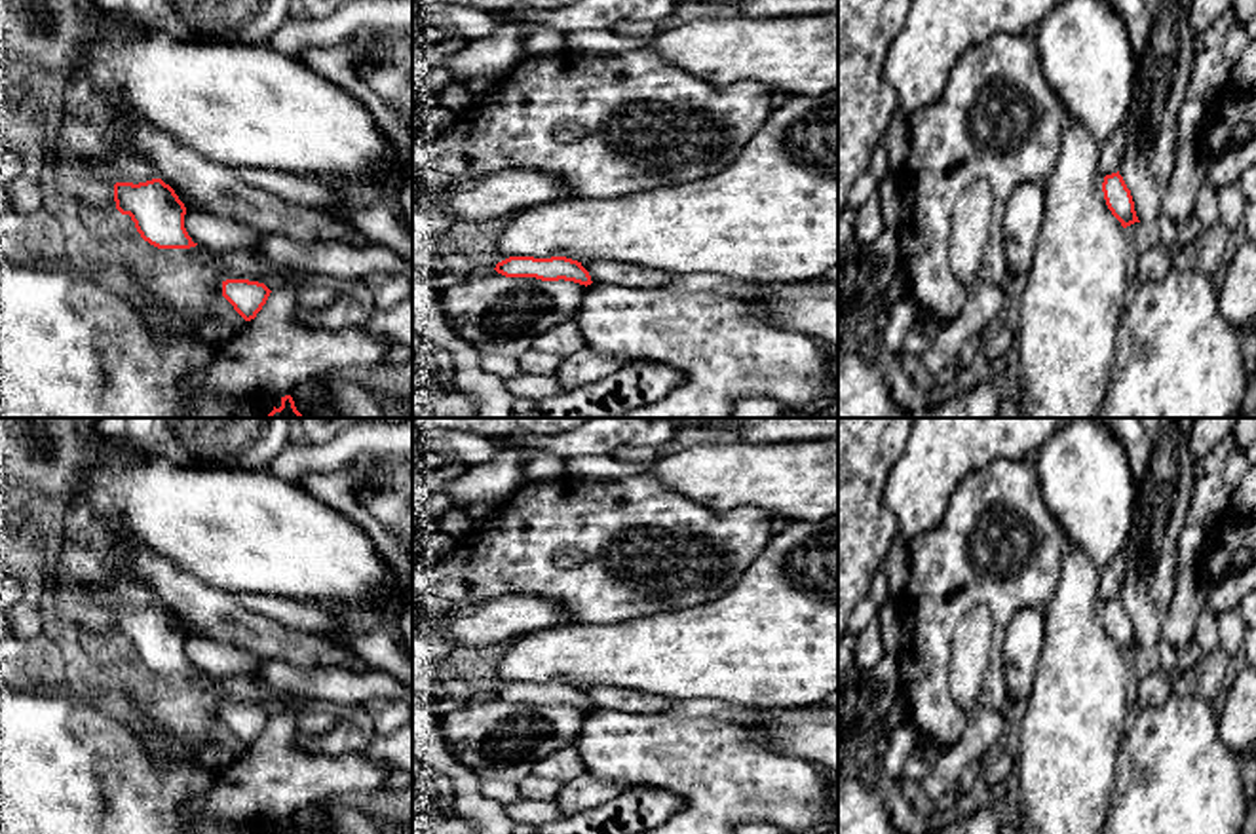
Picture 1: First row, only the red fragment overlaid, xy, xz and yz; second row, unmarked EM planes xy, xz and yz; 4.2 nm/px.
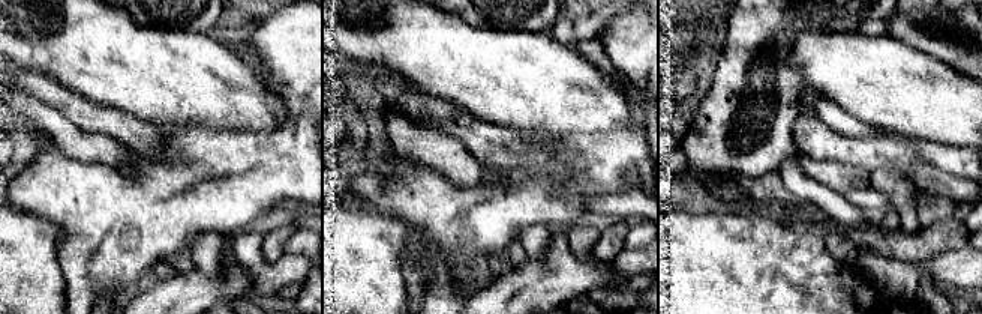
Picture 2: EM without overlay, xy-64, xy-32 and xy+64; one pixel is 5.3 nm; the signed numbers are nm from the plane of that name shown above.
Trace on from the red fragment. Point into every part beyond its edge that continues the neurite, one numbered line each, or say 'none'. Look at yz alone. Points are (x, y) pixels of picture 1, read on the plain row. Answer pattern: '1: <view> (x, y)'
none

